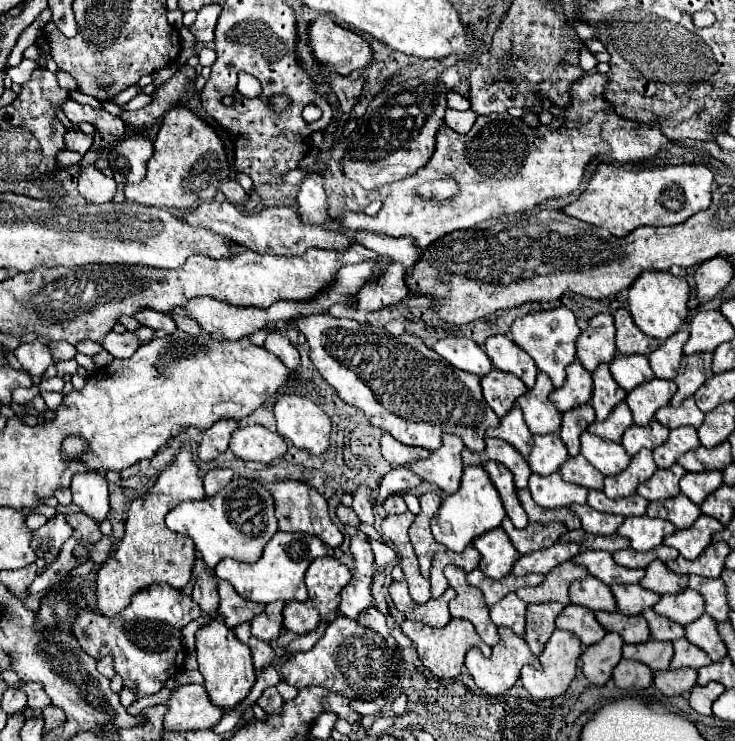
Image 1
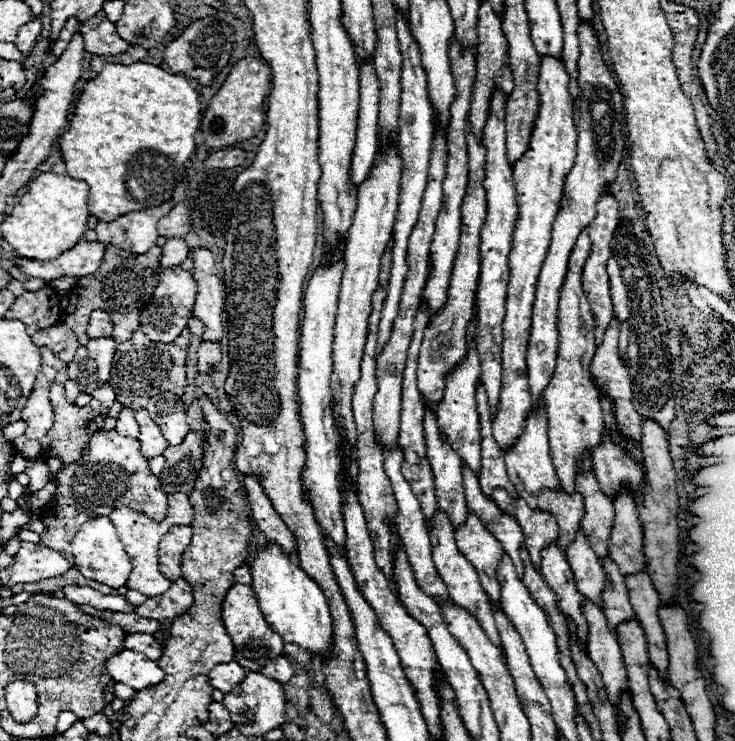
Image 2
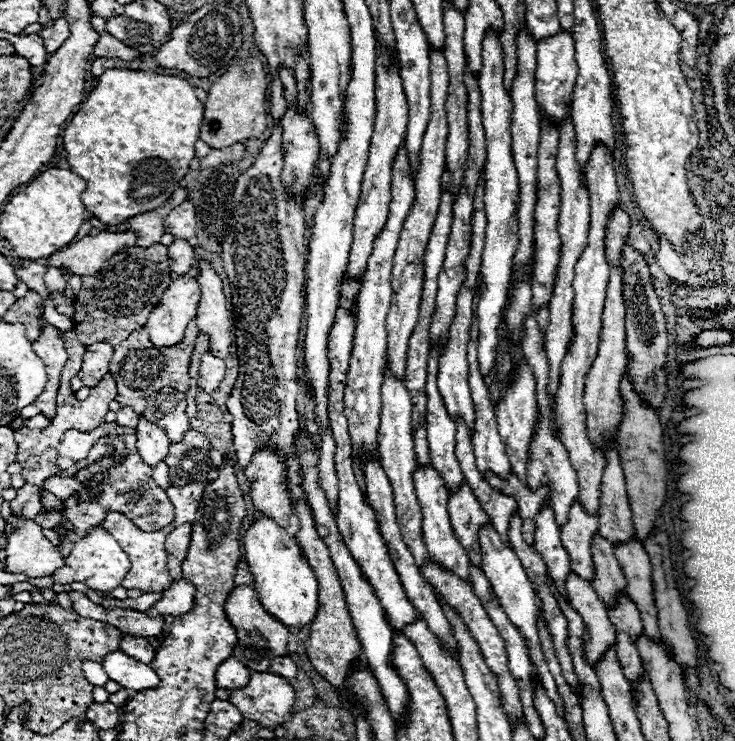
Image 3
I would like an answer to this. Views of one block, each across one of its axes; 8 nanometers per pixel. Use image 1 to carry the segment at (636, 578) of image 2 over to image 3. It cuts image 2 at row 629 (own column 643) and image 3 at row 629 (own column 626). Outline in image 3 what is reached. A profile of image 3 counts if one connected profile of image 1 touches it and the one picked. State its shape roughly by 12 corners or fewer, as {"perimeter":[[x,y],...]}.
{"perimeter":[[632,538],[614,548],[644,632],[660,640],[652,564]]}

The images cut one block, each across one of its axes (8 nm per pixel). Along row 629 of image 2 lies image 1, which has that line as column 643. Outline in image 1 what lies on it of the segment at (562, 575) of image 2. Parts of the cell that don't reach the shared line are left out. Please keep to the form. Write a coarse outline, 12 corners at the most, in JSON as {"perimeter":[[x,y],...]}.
{"perimeter":[[654,560],[640,586],[658,594],[686,590],[688,576]]}

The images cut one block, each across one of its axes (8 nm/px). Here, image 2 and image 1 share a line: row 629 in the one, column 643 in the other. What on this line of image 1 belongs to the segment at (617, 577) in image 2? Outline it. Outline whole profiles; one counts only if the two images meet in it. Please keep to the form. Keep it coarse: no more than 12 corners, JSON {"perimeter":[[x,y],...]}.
{"perimeter":[[652,608],[642,616],[654,640],[678,640],[684,628]]}

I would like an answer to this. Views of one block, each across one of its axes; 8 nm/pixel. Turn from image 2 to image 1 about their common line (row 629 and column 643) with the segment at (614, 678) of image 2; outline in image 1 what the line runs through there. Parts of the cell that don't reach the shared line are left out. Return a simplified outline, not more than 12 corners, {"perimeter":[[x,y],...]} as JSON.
{"perimeter":[[614,584],[612,594],[622,614],[640,614],[660,594],[640,584]]}

